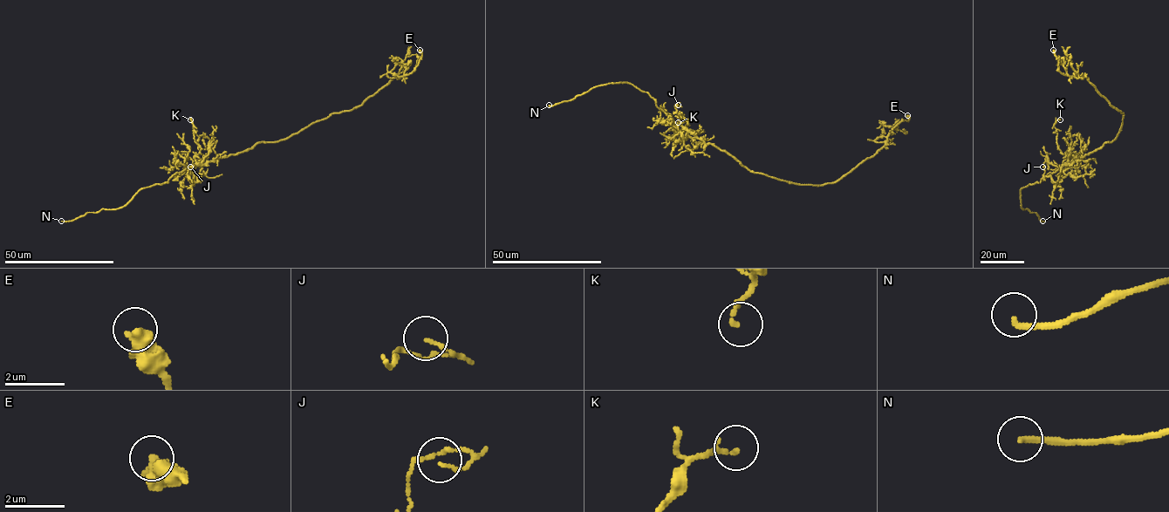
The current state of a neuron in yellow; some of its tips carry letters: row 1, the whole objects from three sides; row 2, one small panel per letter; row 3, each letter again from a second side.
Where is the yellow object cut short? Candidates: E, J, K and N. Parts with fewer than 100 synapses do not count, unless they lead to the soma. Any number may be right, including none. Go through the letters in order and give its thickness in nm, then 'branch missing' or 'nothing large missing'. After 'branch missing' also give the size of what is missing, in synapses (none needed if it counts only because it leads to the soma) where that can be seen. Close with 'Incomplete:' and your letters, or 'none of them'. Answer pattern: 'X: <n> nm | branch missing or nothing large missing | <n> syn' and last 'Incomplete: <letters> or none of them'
E: 440 nm | nothing large missing
J: 110 nm | nothing large missing
K: 150 nm | nothing large missing
N: 200 nm | branch missing
Incomplete: N

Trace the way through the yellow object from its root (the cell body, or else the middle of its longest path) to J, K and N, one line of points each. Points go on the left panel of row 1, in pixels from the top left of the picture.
J: (249, 148), (195, 164), (193, 168), (196, 182), (187, 174), (190, 167)
K: (249, 148), (199, 164), (194, 157), (201, 148), (194, 141), (190, 119)
N: (249, 148), (187, 167), (167, 182), (140, 189), (119, 208), (87, 212), (73, 220), (61, 221)

